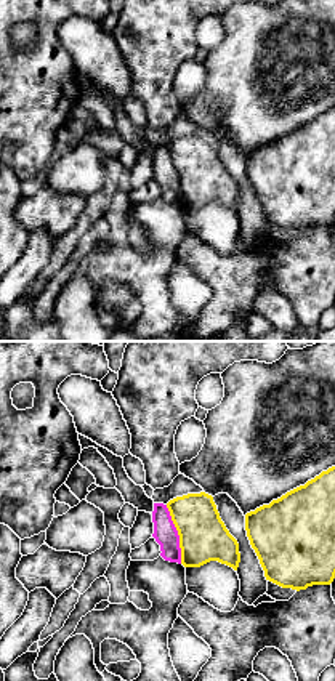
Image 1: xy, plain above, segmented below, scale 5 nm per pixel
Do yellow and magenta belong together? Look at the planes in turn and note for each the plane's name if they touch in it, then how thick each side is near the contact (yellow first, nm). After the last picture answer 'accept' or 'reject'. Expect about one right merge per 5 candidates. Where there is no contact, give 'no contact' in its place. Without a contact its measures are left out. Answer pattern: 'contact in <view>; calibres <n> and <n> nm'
contact in xy; calibres 240 and 120 nm

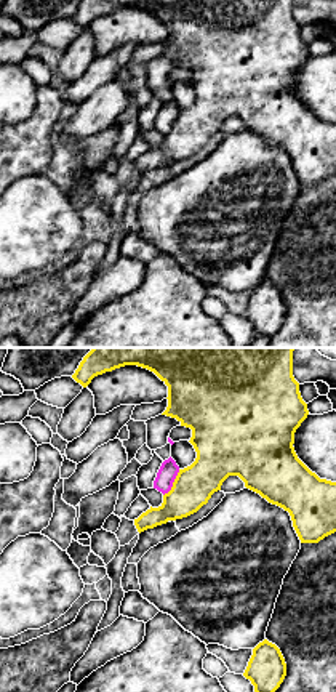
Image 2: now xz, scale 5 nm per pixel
contact in xz; calibres 200 and 90 nm

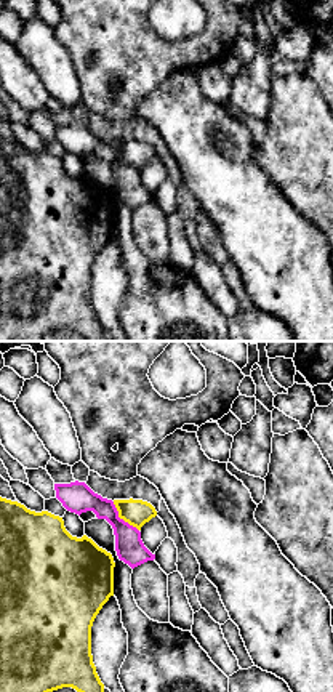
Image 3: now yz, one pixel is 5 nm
contact in yz; calibres 140 and 160 nm

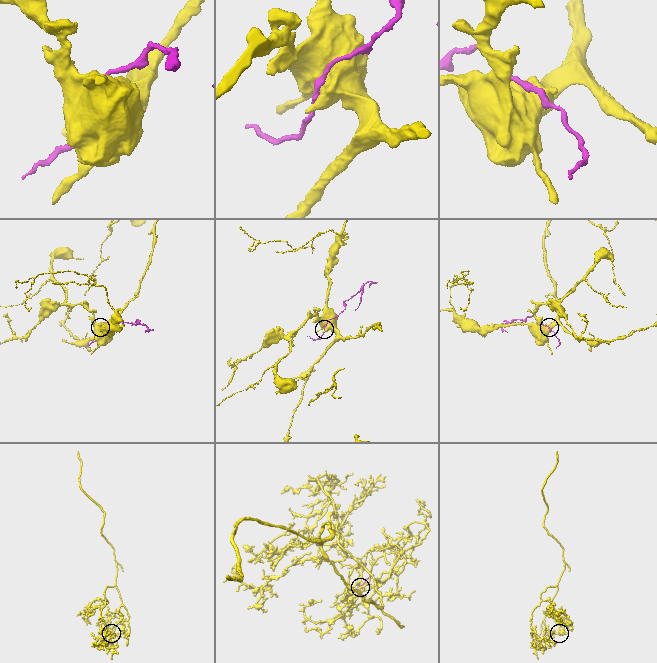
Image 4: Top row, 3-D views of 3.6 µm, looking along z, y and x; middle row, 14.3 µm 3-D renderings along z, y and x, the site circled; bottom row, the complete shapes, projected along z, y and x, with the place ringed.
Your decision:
reject

